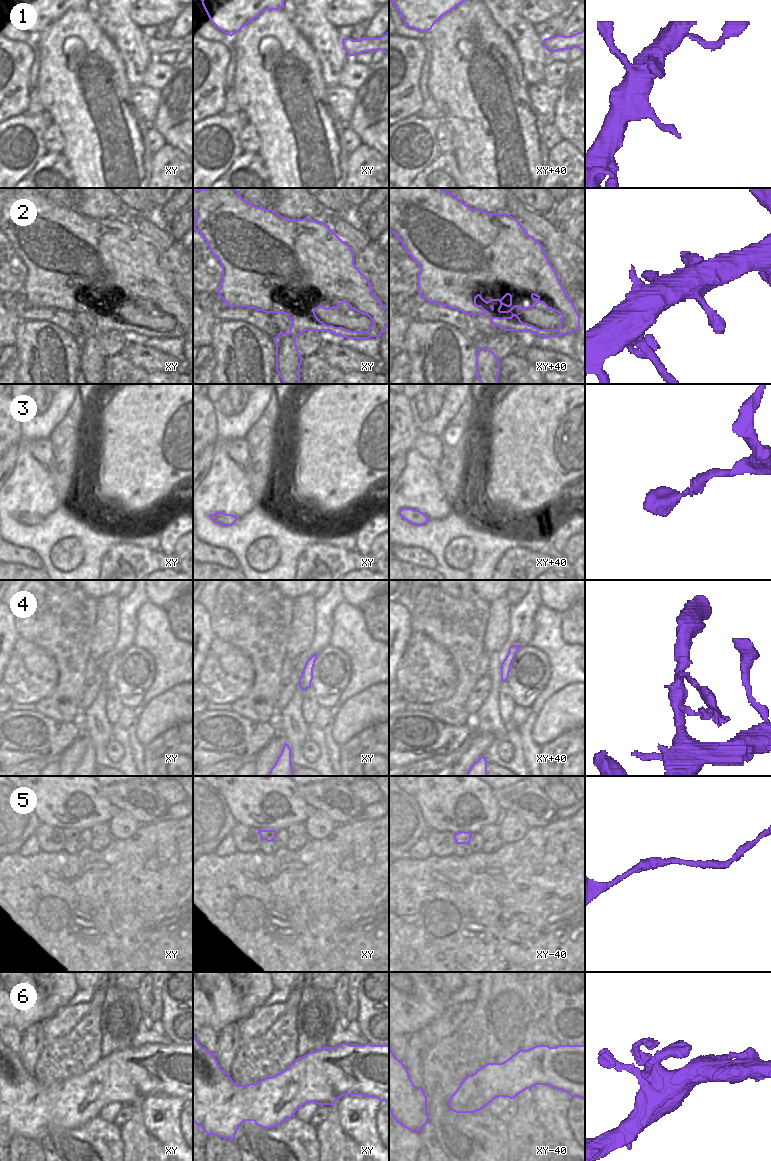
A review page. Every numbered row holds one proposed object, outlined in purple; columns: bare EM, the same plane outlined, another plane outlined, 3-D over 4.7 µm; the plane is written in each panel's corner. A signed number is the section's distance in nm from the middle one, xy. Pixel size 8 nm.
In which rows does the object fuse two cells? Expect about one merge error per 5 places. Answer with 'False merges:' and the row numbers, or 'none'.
False merges: 4

